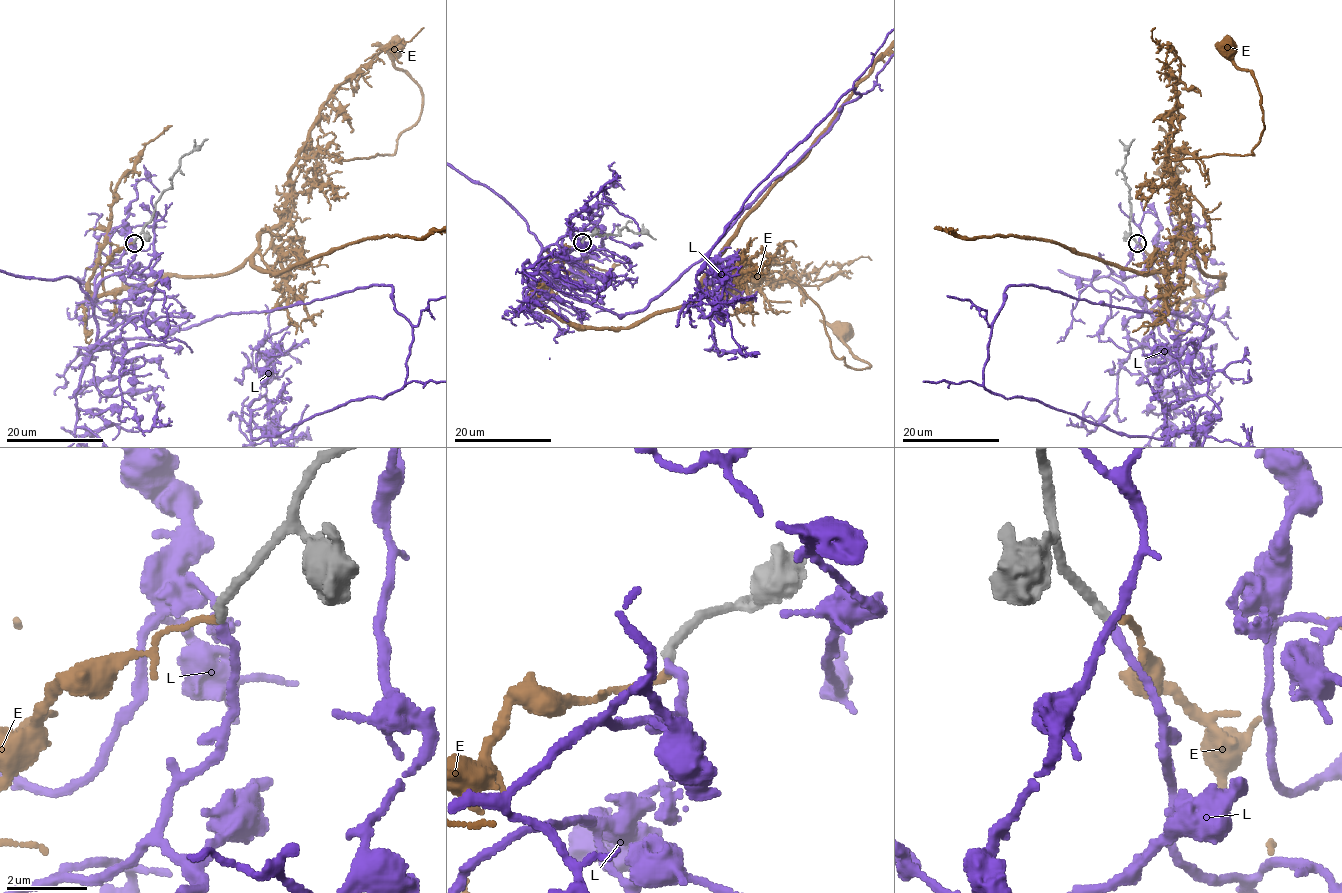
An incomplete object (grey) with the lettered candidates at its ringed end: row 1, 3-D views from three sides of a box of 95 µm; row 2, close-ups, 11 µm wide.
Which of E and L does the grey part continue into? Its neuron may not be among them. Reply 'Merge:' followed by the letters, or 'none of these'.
Merge: L

